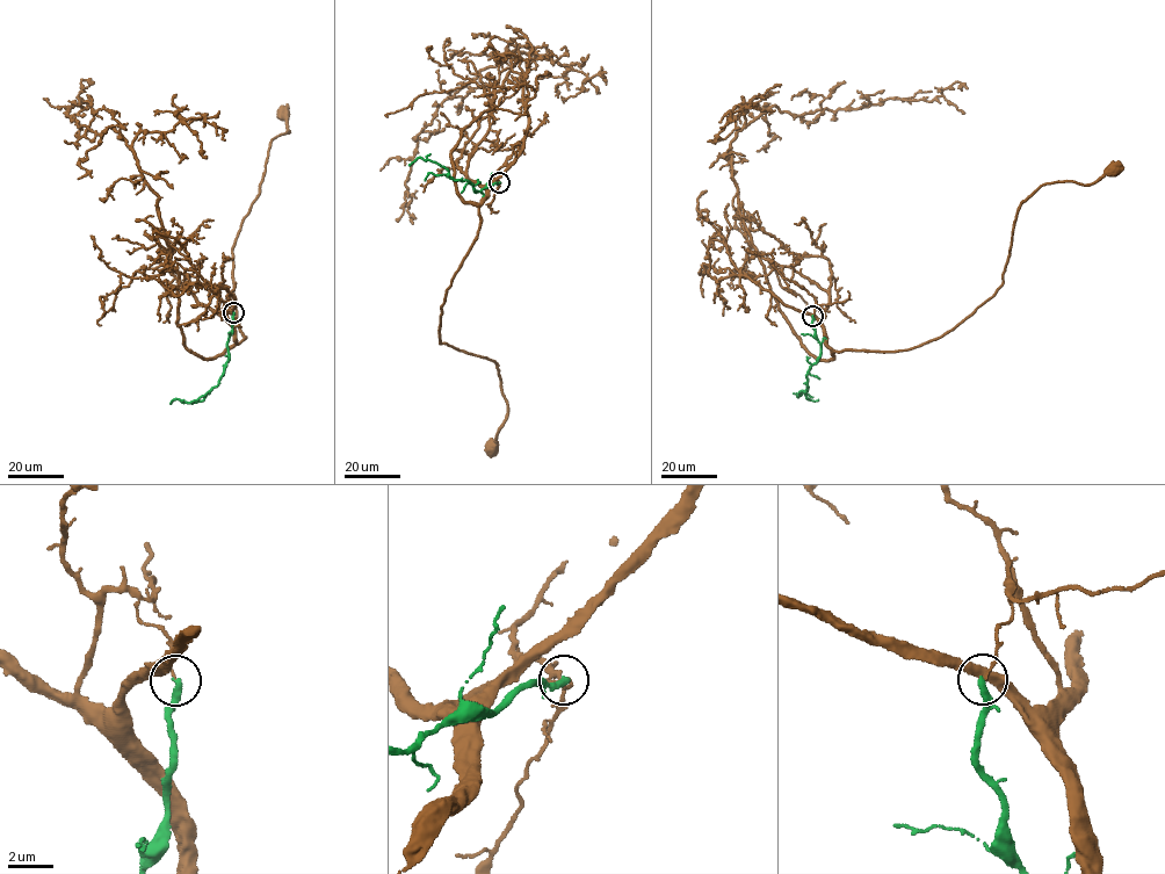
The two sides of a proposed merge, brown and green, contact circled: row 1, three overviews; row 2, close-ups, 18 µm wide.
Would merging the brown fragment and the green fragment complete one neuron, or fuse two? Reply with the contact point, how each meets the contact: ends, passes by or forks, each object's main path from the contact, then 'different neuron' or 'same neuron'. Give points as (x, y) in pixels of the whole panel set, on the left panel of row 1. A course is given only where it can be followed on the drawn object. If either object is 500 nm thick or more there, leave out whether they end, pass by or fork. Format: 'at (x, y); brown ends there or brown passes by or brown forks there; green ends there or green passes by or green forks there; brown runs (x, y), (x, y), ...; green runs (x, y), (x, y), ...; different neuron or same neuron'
at (233, 312); brown passes by; green ends there; brown runs (233, 312), (225, 301), (237, 344), (246, 337), (232, 246), (270, 141), (290, 132), (283, 115); green runs (233, 312), (226, 345), (229, 359), (218, 384), (193, 402), (174, 399), (169, 404); different neuron

